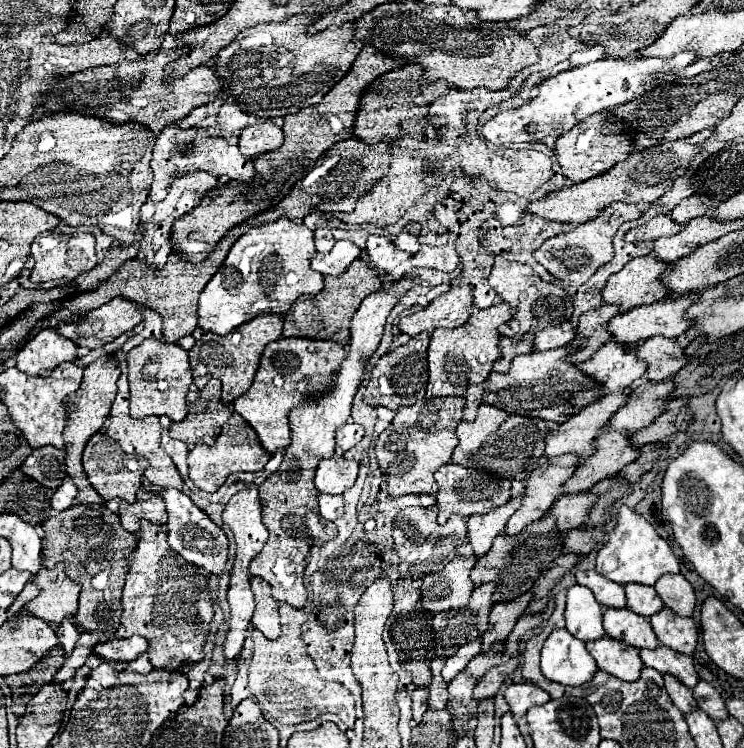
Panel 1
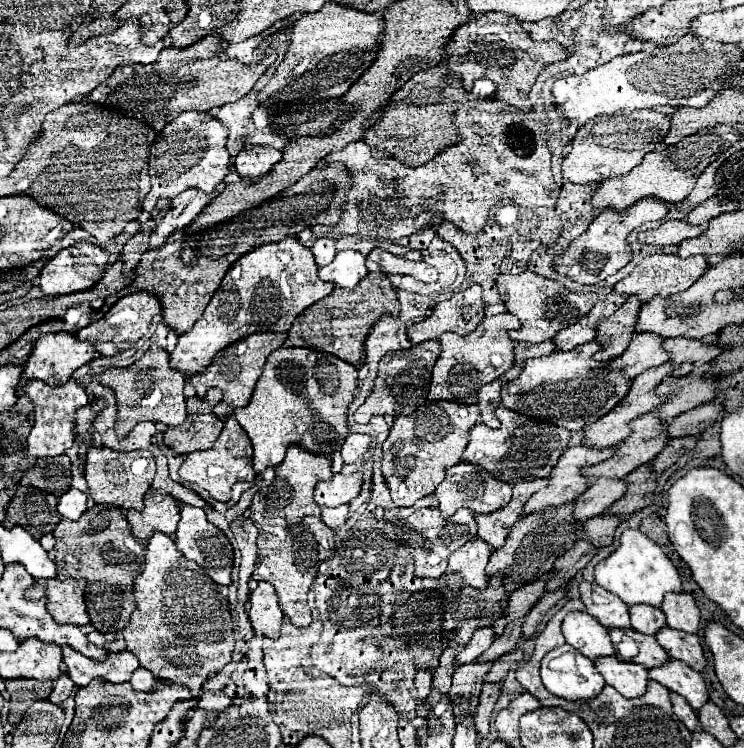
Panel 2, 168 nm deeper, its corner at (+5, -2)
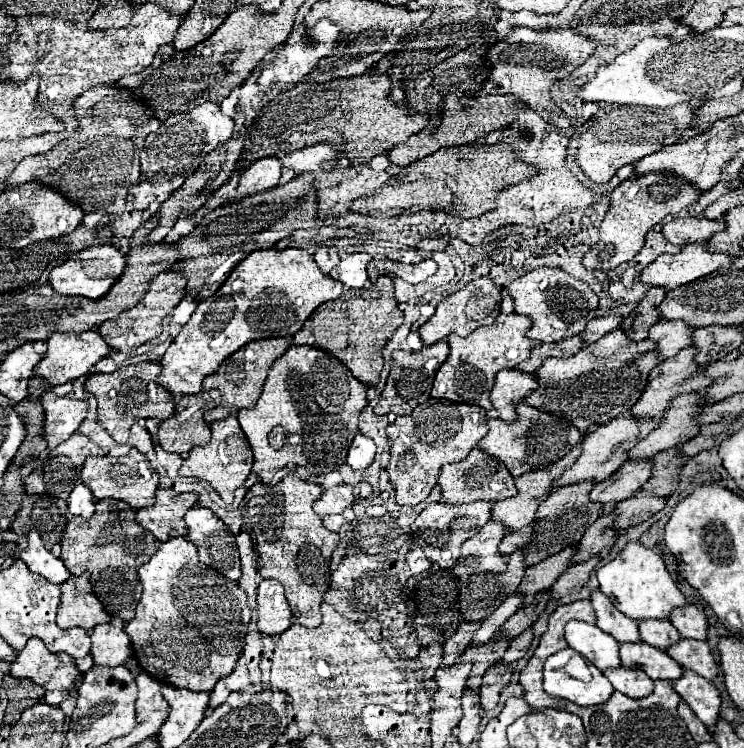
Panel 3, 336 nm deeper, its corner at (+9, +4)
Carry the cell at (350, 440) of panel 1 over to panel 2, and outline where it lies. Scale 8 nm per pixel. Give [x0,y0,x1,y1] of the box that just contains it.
[340,433,370,463]

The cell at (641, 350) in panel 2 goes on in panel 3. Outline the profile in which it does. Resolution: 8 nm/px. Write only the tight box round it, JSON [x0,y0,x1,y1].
[650,319,694,359]

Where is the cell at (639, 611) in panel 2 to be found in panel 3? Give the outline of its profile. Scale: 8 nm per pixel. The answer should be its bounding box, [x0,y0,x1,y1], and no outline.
[640,619,680,651]

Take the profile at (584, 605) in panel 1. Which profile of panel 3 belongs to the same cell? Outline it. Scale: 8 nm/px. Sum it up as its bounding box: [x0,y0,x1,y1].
[566,621,620,671]

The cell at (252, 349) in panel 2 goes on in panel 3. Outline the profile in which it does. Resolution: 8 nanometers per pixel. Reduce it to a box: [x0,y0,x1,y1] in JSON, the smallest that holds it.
[204,337,292,423]

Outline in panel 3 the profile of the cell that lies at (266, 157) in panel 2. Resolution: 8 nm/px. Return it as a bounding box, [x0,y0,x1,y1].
[238,157,282,195]

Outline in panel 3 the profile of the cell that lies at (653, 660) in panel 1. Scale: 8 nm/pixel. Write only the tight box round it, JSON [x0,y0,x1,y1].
[670,671,720,731]

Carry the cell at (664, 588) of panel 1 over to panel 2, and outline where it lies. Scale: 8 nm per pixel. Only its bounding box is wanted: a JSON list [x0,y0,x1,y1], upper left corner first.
[662,593,700,633]

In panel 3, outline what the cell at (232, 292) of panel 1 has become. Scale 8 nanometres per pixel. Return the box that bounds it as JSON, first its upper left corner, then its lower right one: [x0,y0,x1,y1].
[158,249,344,395]

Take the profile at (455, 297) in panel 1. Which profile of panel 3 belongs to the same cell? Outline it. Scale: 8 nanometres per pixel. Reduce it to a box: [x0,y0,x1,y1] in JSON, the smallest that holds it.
[420,277,502,345]

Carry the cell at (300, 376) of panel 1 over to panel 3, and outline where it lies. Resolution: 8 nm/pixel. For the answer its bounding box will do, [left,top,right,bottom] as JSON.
[236,345,366,485]

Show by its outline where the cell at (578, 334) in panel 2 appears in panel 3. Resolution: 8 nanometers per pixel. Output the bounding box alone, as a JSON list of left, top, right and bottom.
[580,315,624,343]

